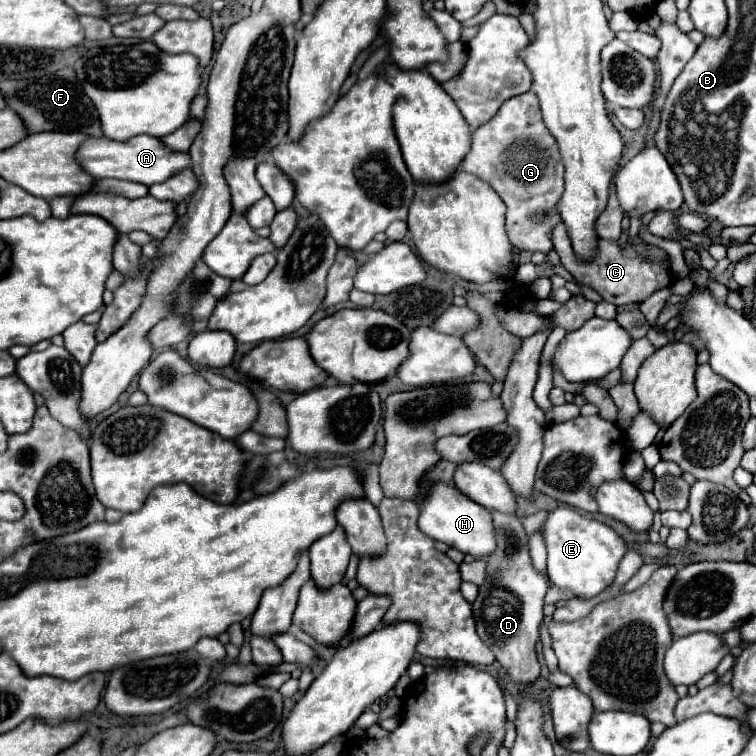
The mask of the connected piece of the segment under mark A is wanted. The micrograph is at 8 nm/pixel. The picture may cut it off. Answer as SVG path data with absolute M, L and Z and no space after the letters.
M136 135L130 141L112 141L106 137L92 137L86 143L82 143L82 149L78 151L80 165L96 179L102 177L114 177L114 179L124 179L124 181L138 181L146 183L148 187L154 183L162 183L176 173L190 169L190 153L180 153L168 149L162 139L152 137L152 135Z

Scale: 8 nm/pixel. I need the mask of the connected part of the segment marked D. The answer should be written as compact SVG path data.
M492 511L496 549L486 561L486 581L478 587L478 597L474 605L474 619L480 639L492 649L496 661L508 671L510 679L526 687L534 683L540 673L540 663L536 659L538 625L544 619L544 597L550 581L544 573L536 571L528 553L528 535L522 525L522 517L516 513Z

